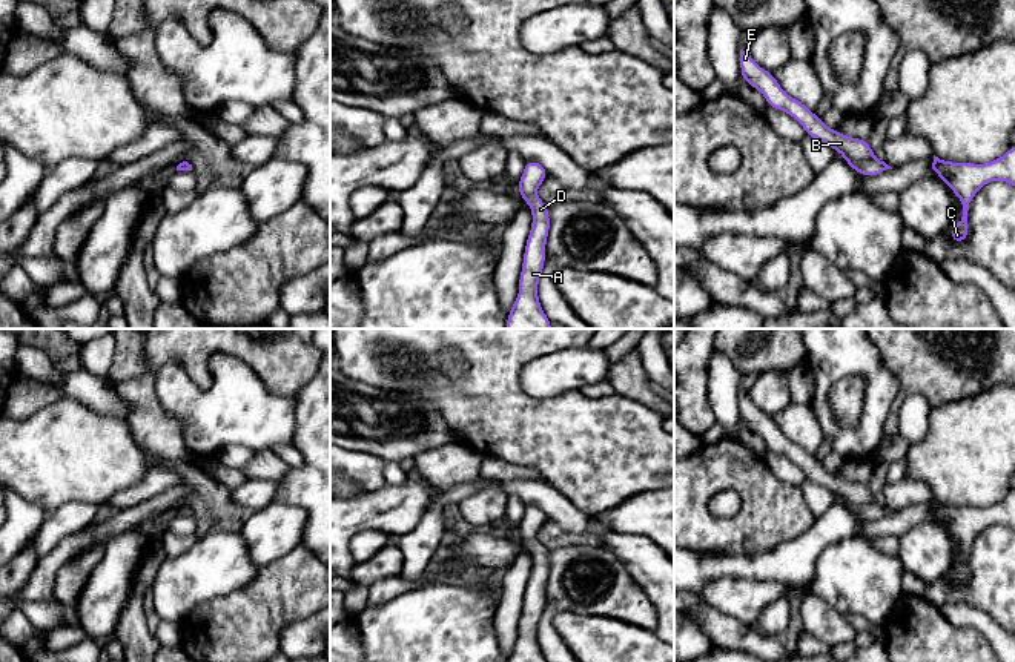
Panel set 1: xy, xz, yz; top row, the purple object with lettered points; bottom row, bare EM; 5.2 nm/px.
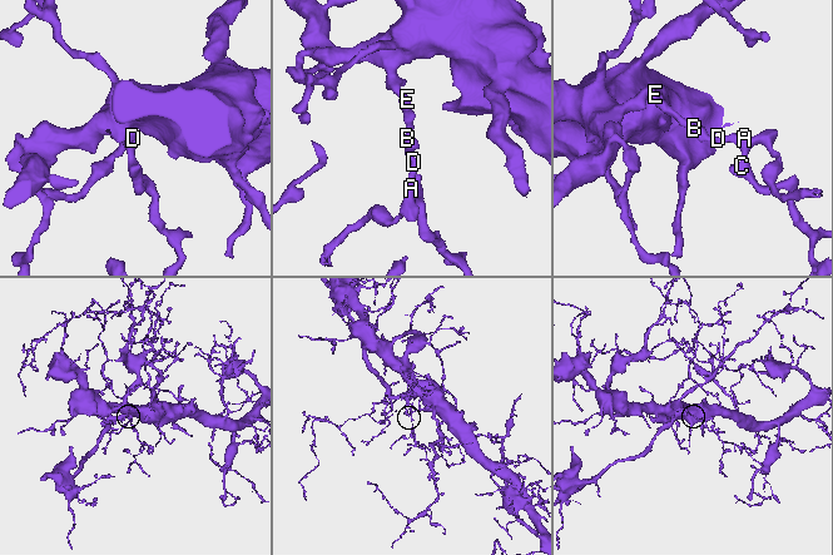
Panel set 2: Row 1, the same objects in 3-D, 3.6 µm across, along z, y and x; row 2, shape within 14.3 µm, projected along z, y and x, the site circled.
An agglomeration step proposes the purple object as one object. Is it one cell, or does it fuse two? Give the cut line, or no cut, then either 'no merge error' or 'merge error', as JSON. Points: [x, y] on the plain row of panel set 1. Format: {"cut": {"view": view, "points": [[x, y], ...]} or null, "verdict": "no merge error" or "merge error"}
{"cut": null, "verdict": "no merge error"}

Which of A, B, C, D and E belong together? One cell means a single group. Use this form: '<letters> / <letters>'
A B C D E

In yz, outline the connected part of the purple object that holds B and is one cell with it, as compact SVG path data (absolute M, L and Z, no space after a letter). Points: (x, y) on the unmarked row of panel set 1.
M743 390L739 392L739 407L742 412L742 424L760 435L769 452L788 456L803 470L808 481L820 484L834 495L838 495L855 516L874 521L883 518L886 513L892 513L884 505L875 502L868 484L851 482L840 475L829 473L802 445L788 439L777 427L774 418L760 412Z

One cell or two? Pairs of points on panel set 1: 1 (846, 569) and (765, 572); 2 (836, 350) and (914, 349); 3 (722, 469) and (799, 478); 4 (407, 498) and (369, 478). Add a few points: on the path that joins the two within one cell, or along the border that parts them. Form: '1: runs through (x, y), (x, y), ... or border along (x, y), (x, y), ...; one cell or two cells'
1: border along (836, 541), (820, 553), (810, 592); two cells
2: border along (872, 344), (883, 366), (897, 380); two cells
3: border along (763, 458), (767, 466), (780, 479), (799, 487); two cells
4: border along (387, 484), (364, 493); two cells

